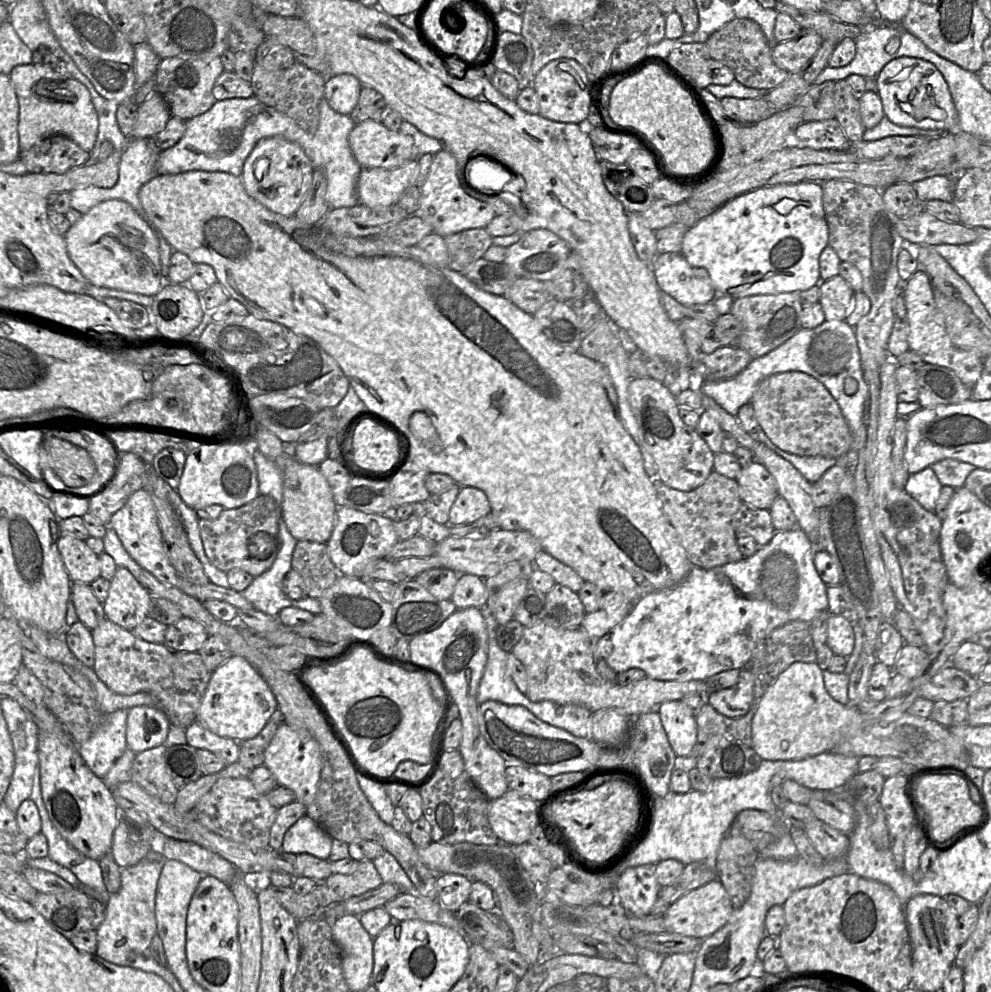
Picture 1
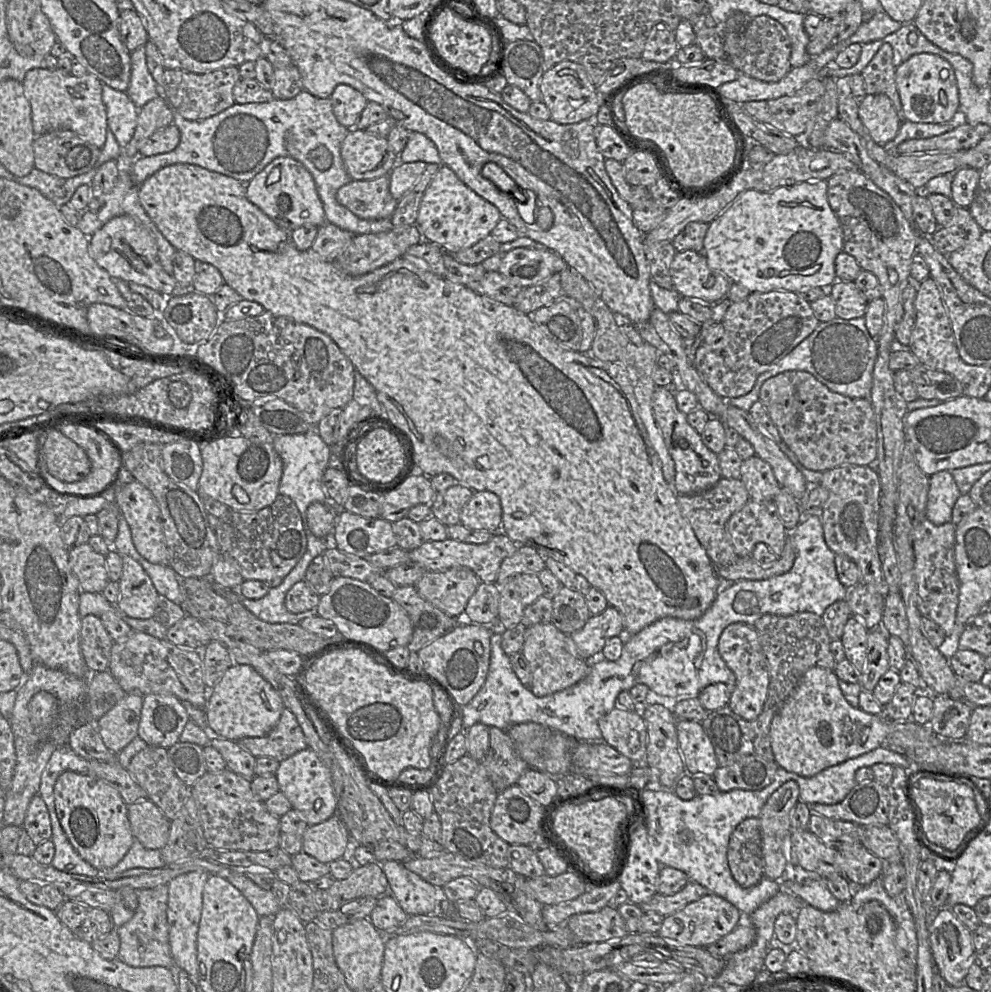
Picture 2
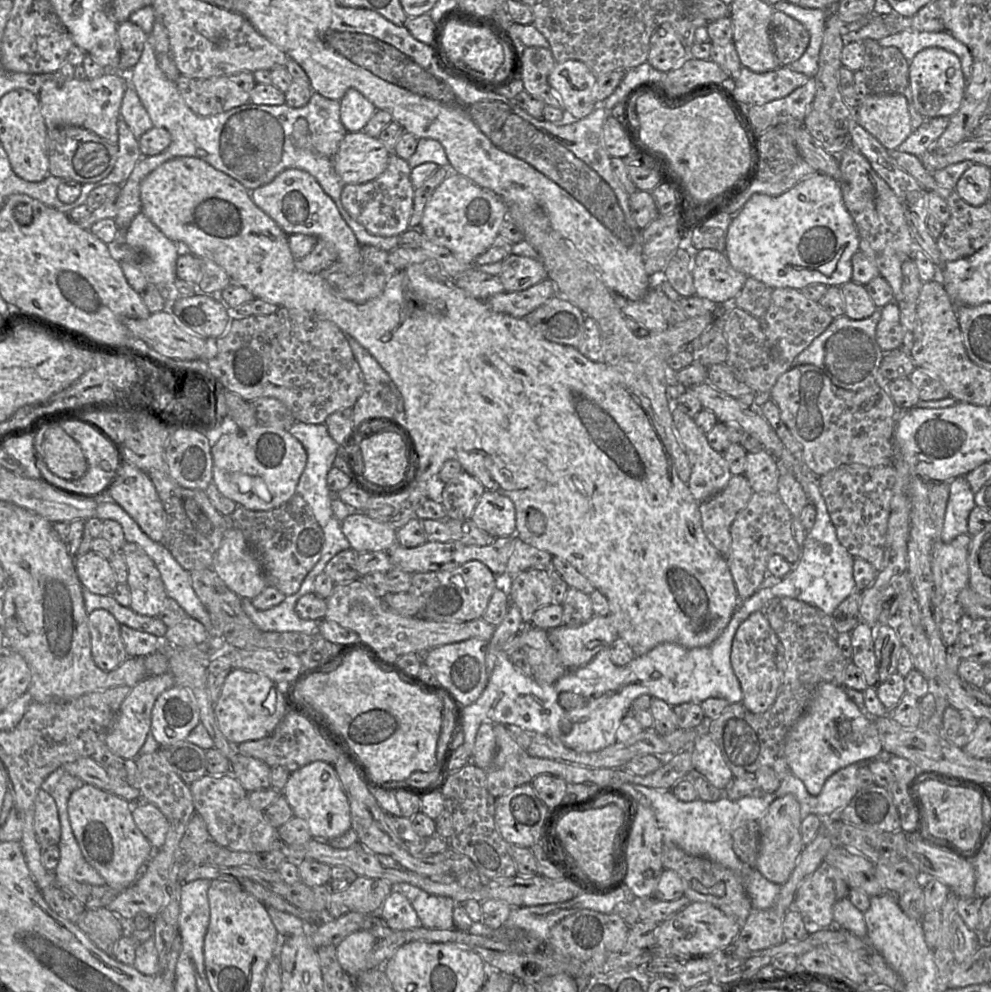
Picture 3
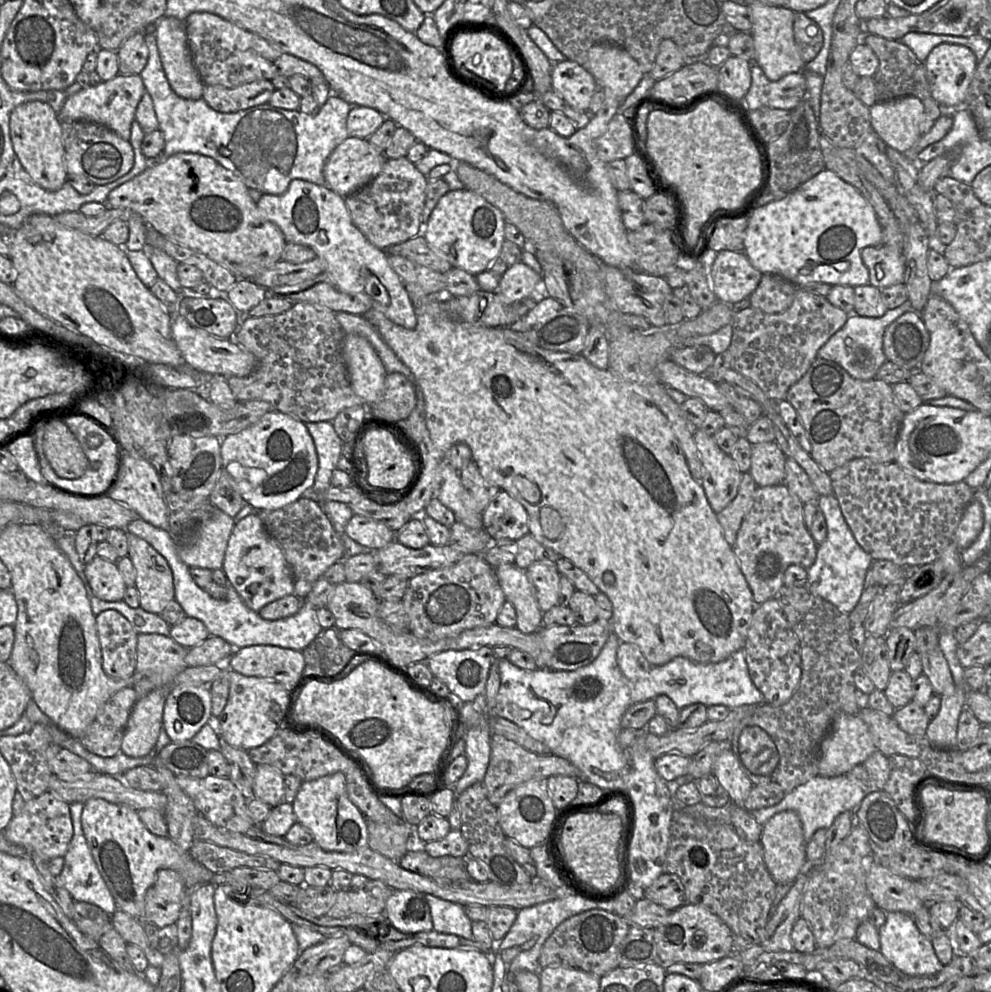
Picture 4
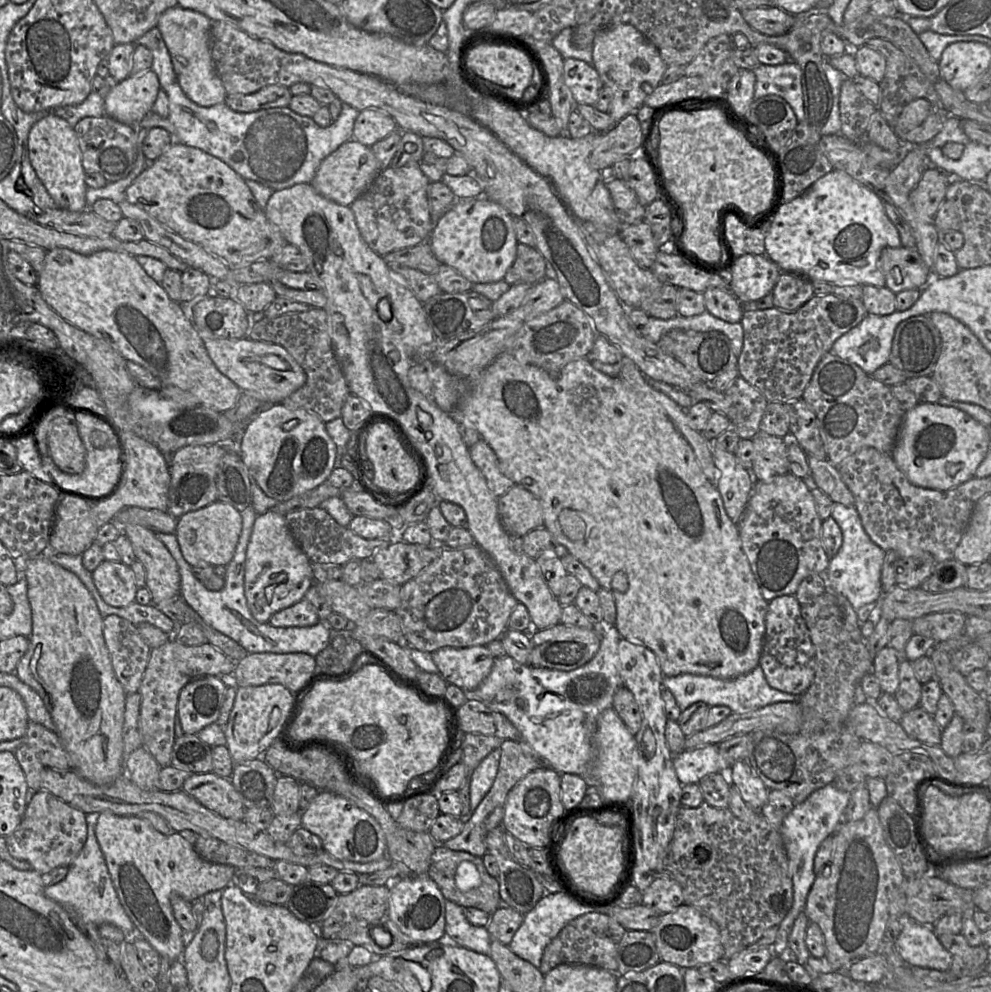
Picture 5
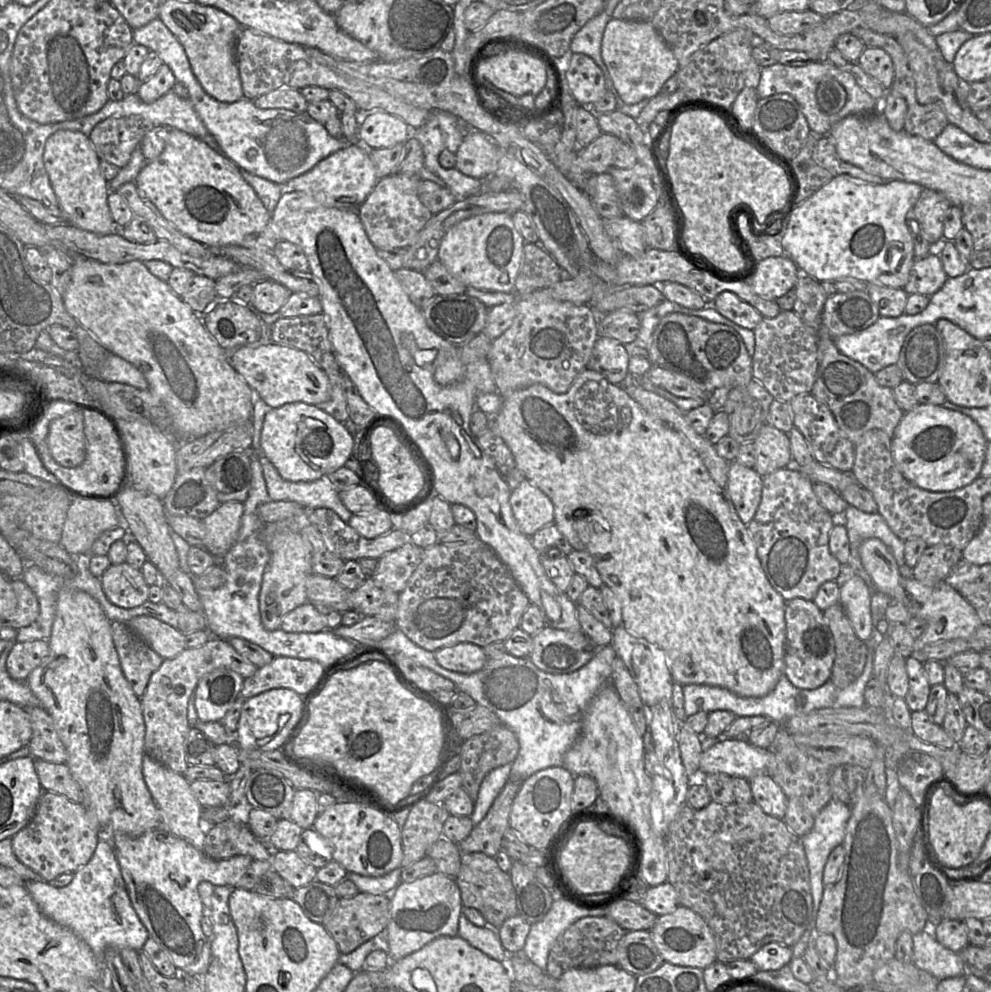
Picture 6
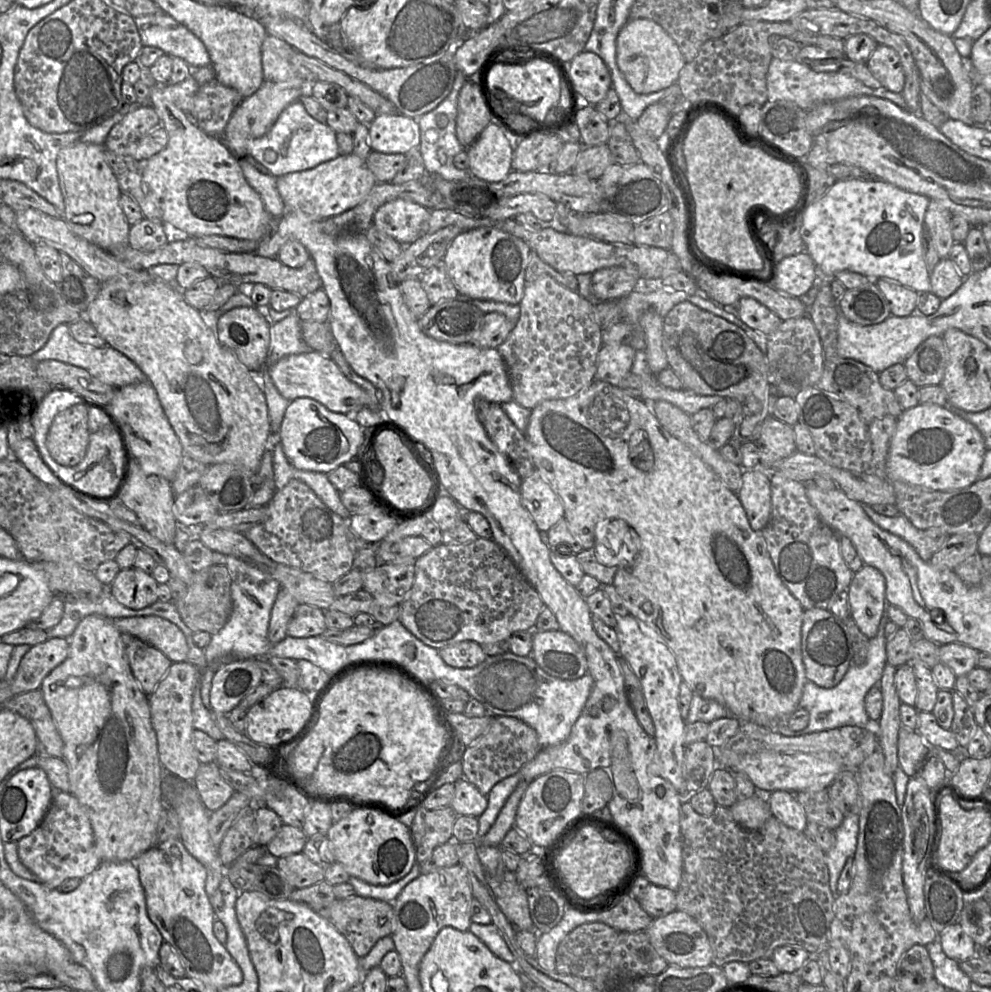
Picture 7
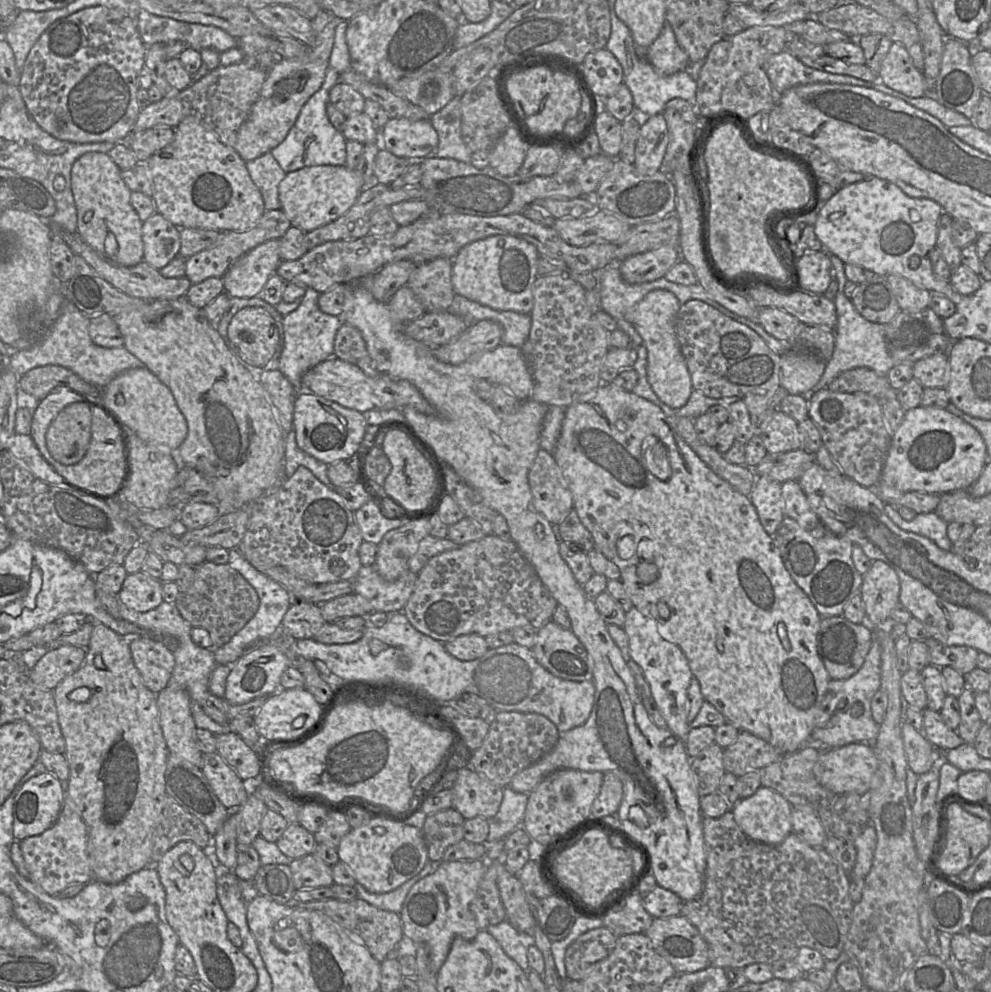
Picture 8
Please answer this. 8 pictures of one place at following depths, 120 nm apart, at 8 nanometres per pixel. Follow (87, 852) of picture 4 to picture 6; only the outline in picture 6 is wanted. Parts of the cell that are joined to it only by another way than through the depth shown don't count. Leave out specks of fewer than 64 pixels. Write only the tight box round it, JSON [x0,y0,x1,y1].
[25,830,150,970]

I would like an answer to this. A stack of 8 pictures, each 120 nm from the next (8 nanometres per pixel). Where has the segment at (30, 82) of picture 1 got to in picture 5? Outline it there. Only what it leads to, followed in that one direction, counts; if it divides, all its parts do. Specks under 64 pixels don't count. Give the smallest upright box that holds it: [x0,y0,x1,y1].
[103,69,159,126]

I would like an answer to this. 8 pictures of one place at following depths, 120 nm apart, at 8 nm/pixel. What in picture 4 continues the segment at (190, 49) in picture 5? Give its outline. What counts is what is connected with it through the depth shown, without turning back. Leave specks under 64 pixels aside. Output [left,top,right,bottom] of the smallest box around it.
[153,16,205,99]

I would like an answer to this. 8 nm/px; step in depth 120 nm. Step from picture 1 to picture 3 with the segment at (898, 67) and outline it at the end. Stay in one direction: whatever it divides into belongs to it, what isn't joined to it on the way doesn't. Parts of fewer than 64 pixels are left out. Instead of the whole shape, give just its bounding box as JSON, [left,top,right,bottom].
[909,47,967,119]

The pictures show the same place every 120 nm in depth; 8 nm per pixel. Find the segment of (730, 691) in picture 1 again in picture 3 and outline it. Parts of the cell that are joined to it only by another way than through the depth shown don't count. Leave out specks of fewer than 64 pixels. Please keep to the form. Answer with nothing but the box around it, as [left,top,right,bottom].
[730,610,785,714]

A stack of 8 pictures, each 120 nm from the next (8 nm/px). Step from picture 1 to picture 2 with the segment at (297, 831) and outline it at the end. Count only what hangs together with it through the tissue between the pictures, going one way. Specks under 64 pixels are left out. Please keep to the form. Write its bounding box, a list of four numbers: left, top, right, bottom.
[302,815,350,864]

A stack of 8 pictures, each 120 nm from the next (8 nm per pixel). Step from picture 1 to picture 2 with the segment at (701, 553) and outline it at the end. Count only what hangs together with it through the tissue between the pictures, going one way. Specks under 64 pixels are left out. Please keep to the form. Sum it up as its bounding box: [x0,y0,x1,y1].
[677,478,795,582]

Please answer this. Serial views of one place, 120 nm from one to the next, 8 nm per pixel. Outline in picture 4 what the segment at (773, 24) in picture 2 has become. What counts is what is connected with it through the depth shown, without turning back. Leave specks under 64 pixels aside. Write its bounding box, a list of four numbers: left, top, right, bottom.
[794,12,823,61]

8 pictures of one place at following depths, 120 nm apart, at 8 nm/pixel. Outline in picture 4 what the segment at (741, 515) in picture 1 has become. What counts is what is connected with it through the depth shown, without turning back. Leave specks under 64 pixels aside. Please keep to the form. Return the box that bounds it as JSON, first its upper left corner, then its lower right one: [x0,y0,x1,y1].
[732,483,818,604]

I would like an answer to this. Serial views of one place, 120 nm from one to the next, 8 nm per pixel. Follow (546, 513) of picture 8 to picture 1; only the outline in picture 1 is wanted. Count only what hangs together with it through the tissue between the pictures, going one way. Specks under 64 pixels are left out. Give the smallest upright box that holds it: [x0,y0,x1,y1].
[449,487,491,526]

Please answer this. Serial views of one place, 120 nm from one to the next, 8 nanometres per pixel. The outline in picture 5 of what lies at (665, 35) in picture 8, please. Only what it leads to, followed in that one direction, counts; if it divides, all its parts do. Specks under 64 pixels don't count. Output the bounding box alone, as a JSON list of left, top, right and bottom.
[592,24,668,121]

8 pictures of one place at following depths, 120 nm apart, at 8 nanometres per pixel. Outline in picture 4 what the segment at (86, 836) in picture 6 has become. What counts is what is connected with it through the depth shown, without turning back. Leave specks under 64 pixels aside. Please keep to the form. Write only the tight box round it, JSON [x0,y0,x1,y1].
[4,790,73,861]

